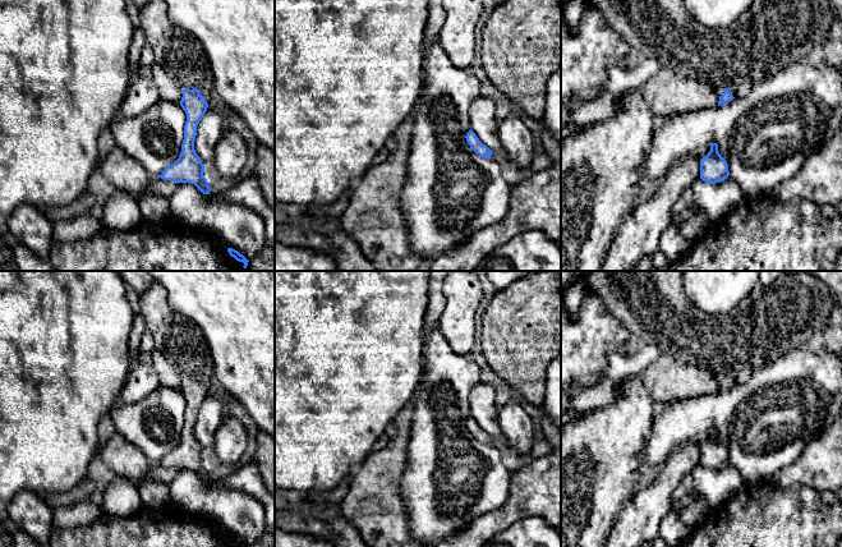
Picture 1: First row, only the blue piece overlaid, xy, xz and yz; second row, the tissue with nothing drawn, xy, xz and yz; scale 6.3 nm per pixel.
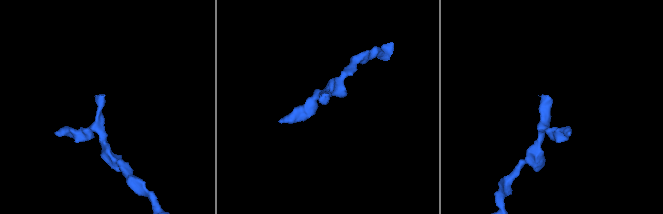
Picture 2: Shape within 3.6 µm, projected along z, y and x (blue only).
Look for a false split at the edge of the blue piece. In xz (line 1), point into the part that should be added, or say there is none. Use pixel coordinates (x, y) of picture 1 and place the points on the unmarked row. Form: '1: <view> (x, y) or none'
1: none

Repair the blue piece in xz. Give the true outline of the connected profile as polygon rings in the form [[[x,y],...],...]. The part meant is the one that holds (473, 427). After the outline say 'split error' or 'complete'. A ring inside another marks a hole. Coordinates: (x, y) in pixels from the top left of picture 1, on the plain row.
[[[470,415],[468,419],[466,419],[466,428],[468,431],[470,432],[470,435],[479,442],[484,443],[484,445],[491,445],[492,442],[492,437],[486,432],[483,431],[479,424],[477,423],[477,420]]] | complete

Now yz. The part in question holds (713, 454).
[[[712,429],[708,441],[700,446],[700,465],[716,470],[730,461],[727,447],[719,441],[718,431]]] | complete

